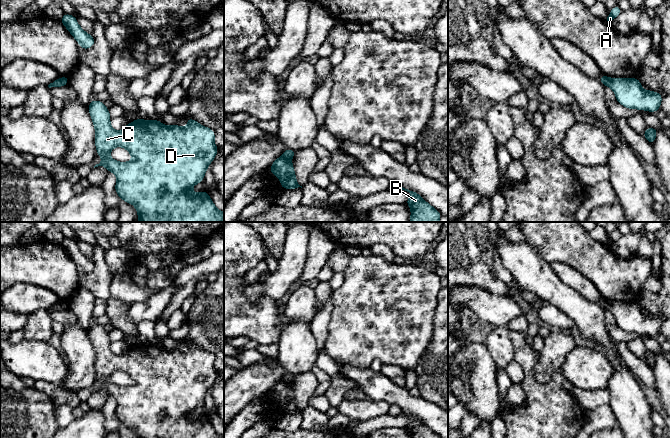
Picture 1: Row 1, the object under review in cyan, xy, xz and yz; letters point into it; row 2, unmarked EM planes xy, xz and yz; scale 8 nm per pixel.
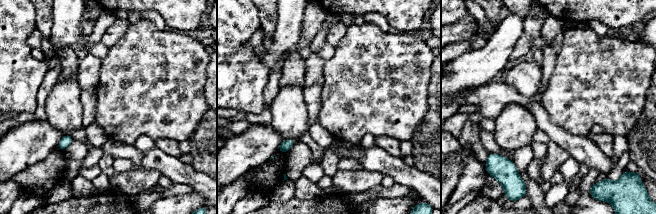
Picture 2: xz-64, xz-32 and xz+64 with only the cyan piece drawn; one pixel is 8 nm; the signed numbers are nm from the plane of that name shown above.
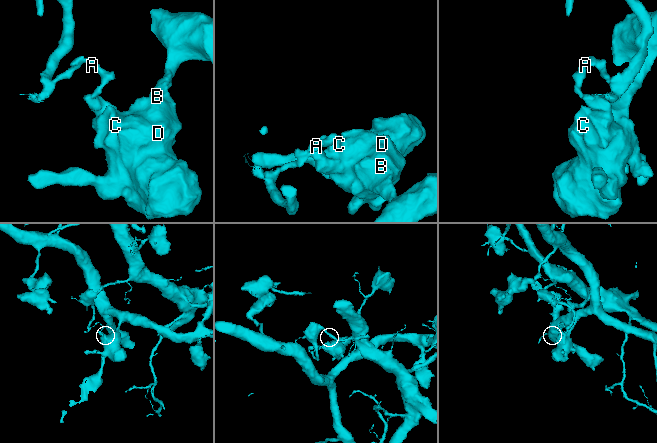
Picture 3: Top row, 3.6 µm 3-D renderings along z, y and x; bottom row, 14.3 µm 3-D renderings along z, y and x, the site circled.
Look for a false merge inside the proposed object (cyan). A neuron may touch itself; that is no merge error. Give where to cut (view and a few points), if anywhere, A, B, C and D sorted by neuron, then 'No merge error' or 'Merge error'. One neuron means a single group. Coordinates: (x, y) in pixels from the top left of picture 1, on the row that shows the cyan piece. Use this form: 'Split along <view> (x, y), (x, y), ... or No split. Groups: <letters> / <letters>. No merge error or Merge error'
Split along xz (283, 154), (290, 159). Groups: A / B C D. Merge error

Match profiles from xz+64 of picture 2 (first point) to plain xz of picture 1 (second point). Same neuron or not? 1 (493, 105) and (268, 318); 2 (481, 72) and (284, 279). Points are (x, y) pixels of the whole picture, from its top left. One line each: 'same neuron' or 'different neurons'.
1: same neuron
2: same neuron

